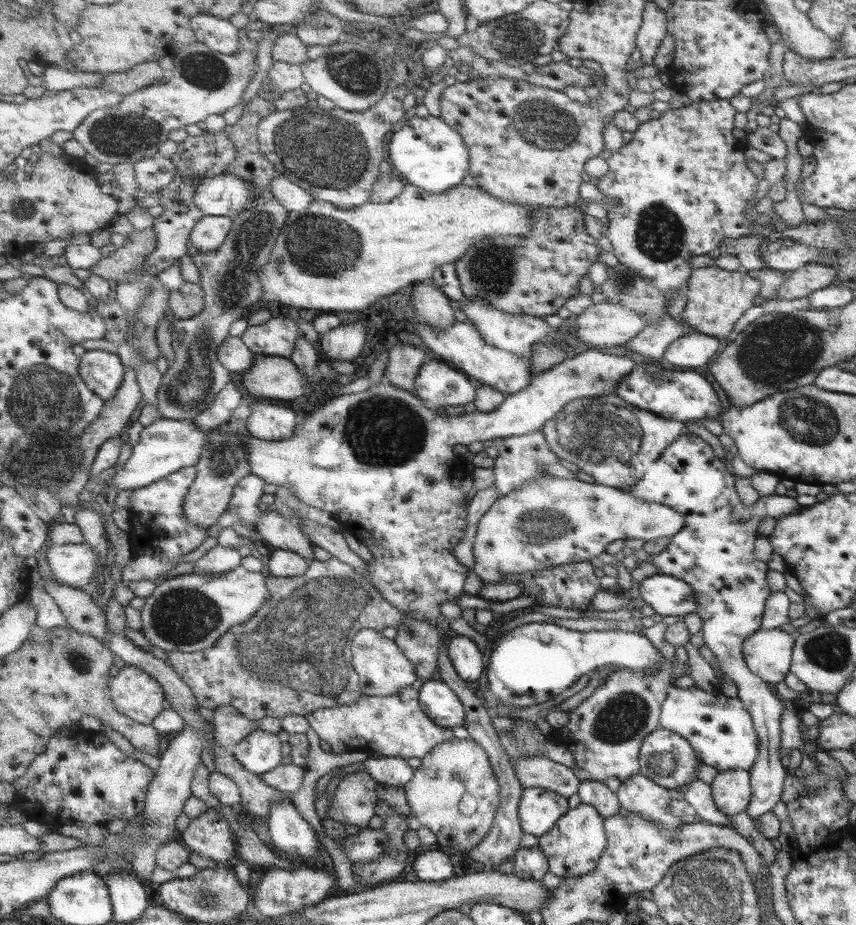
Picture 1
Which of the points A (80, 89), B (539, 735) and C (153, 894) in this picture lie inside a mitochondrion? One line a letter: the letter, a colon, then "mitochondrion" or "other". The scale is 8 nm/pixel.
A: other
B: other
C: other

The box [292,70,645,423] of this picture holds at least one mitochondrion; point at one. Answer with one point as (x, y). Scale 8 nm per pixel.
(541, 123)

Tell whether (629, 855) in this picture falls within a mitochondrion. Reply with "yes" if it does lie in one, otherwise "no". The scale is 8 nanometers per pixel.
no

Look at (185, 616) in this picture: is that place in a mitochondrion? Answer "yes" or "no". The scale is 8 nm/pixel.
yes

